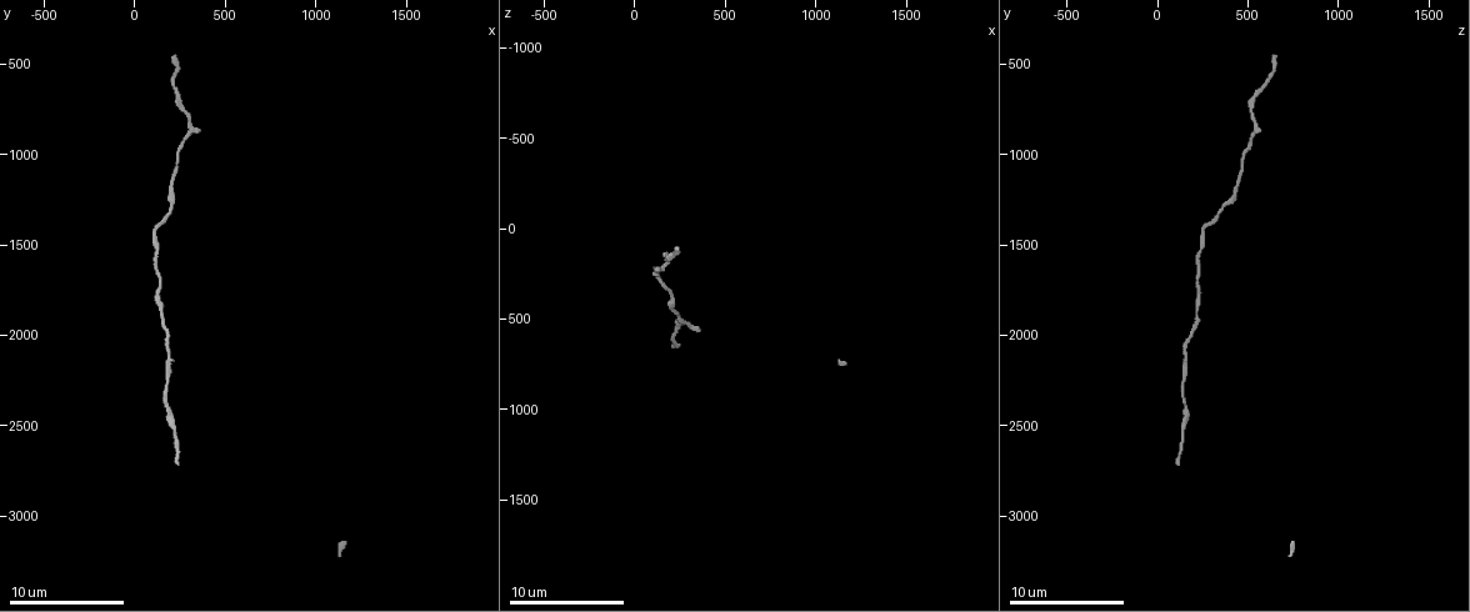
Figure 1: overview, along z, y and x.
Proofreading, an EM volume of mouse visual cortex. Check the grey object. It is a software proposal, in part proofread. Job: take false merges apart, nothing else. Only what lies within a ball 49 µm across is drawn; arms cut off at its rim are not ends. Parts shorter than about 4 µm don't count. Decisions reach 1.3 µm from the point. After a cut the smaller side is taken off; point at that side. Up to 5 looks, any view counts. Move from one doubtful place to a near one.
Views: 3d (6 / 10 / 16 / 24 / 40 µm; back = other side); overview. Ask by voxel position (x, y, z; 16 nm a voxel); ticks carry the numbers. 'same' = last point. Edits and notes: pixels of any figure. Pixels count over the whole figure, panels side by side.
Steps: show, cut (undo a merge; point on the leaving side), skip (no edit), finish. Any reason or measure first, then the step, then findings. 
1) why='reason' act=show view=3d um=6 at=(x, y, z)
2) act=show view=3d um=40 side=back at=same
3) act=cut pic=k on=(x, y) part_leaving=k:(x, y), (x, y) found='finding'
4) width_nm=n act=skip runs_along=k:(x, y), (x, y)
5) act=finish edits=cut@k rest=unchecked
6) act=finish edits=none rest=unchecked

why='calibre changes' act=show view=3d um=16 at=(160, 1900, 220)

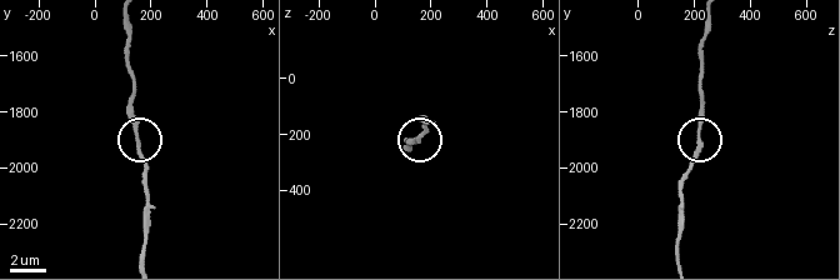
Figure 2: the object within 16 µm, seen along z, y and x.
width_nm=220 act=skip runs_along=2:(148, 183), (134, 95) found='all the same neuron'

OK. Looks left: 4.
why='thick turns thin' act=show view=3d um=16 at=(200, 1160, 440)

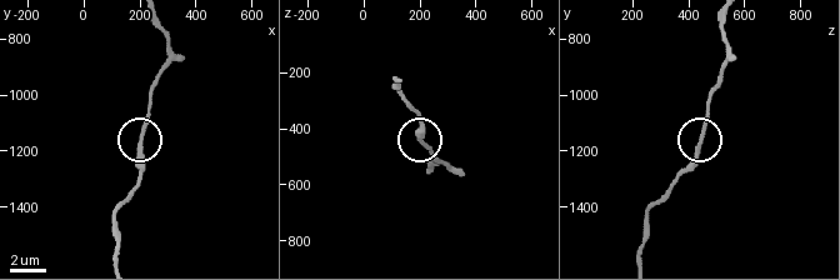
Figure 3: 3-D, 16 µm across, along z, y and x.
act=skip runs_along=3:(118, 256), (114, 211), (140, 171), (140, 131), (150, 88) found='all the same neuron'

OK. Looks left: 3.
why='narrows sharply' act=show view=3d um=6 at=(300, 800, 520)

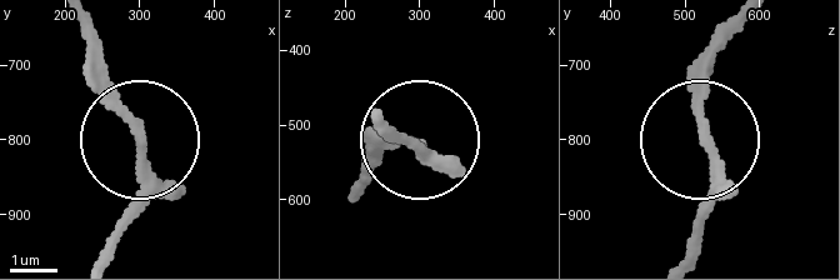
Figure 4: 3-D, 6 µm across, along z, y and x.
width_nm=200 act=skip found='all the same neuron'

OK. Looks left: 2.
act=finish edits=none rest=unchecked

